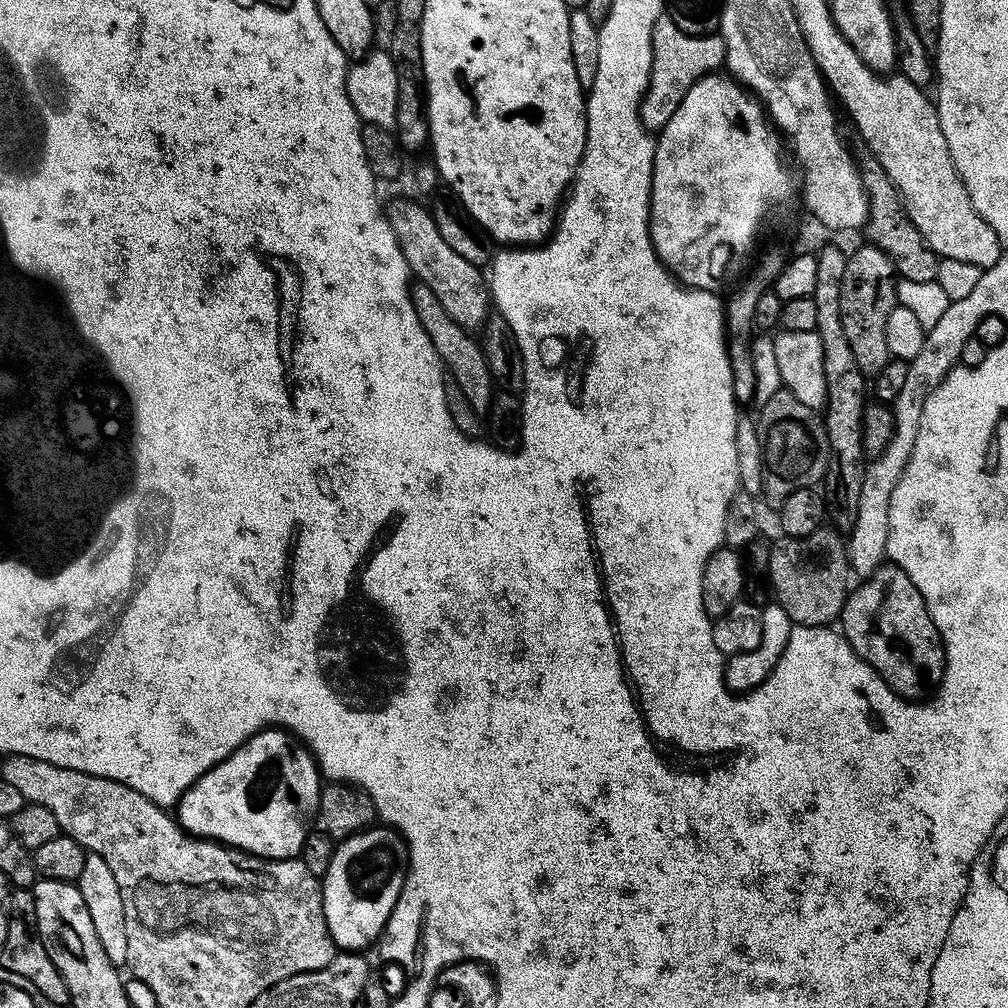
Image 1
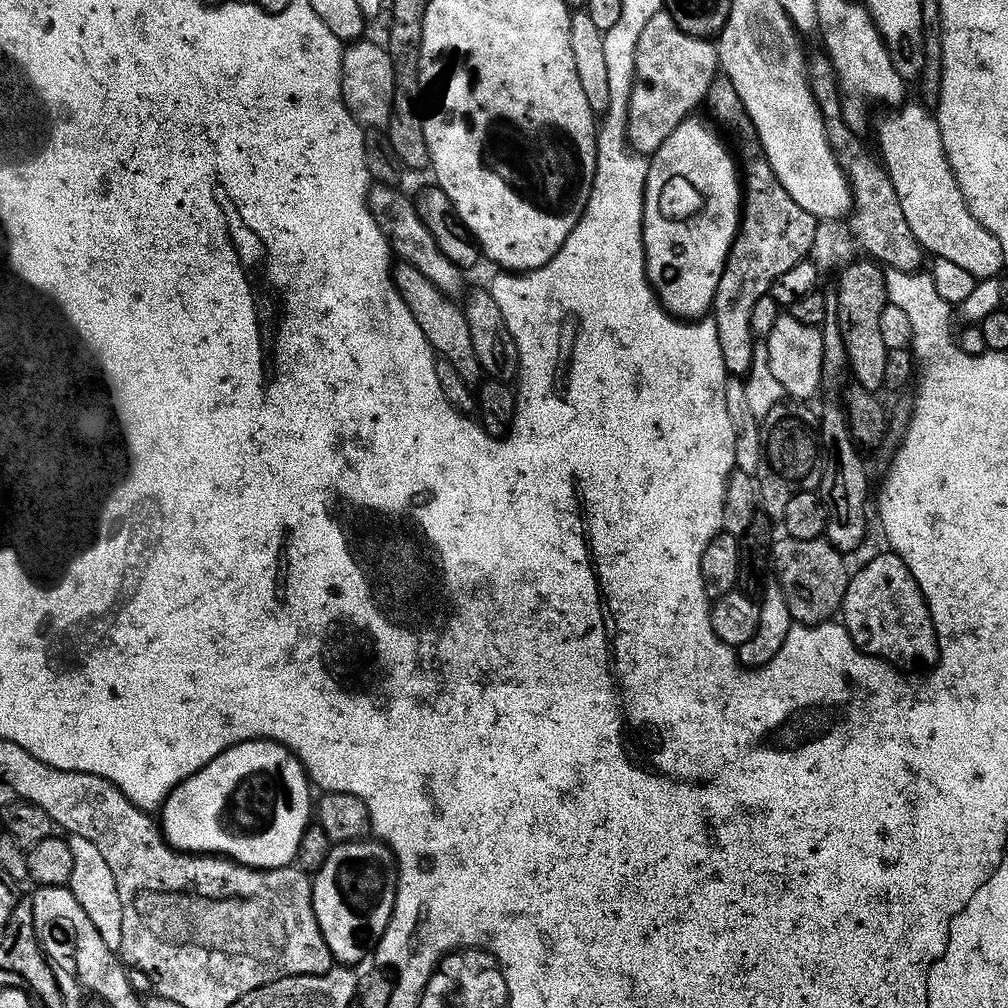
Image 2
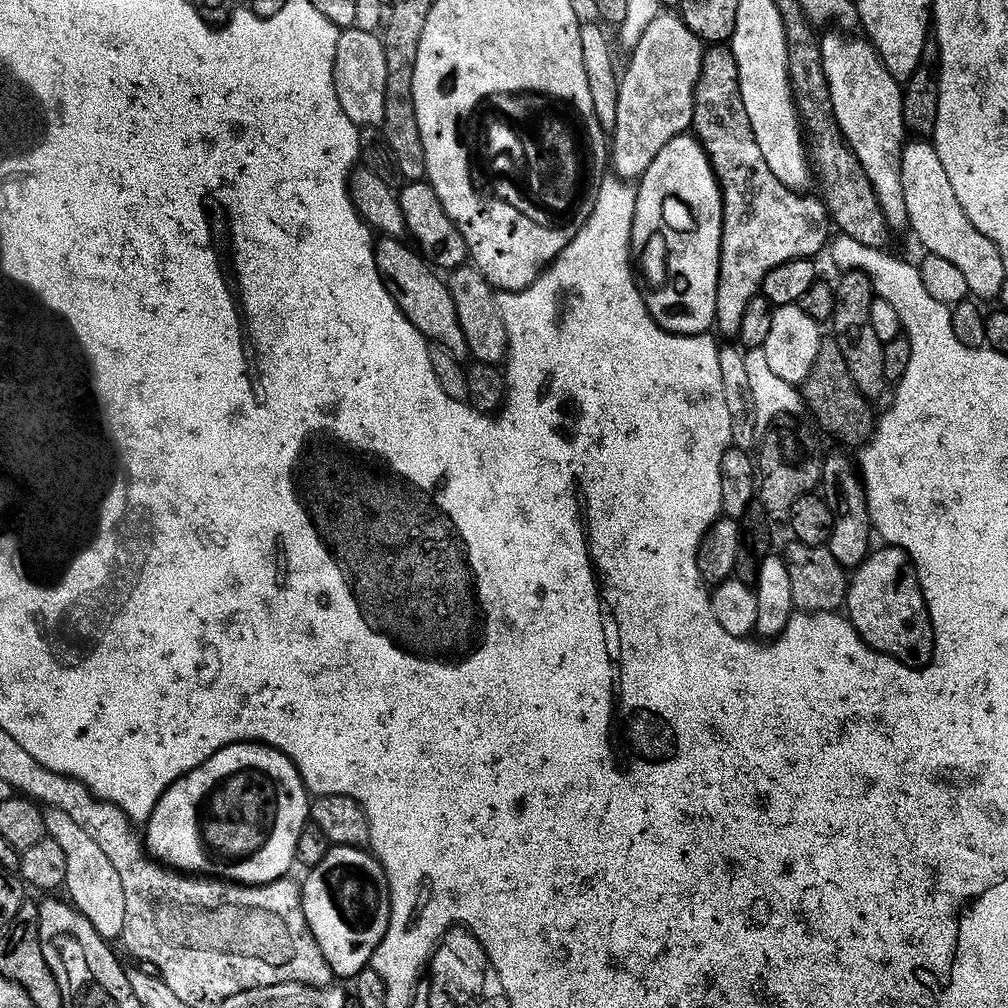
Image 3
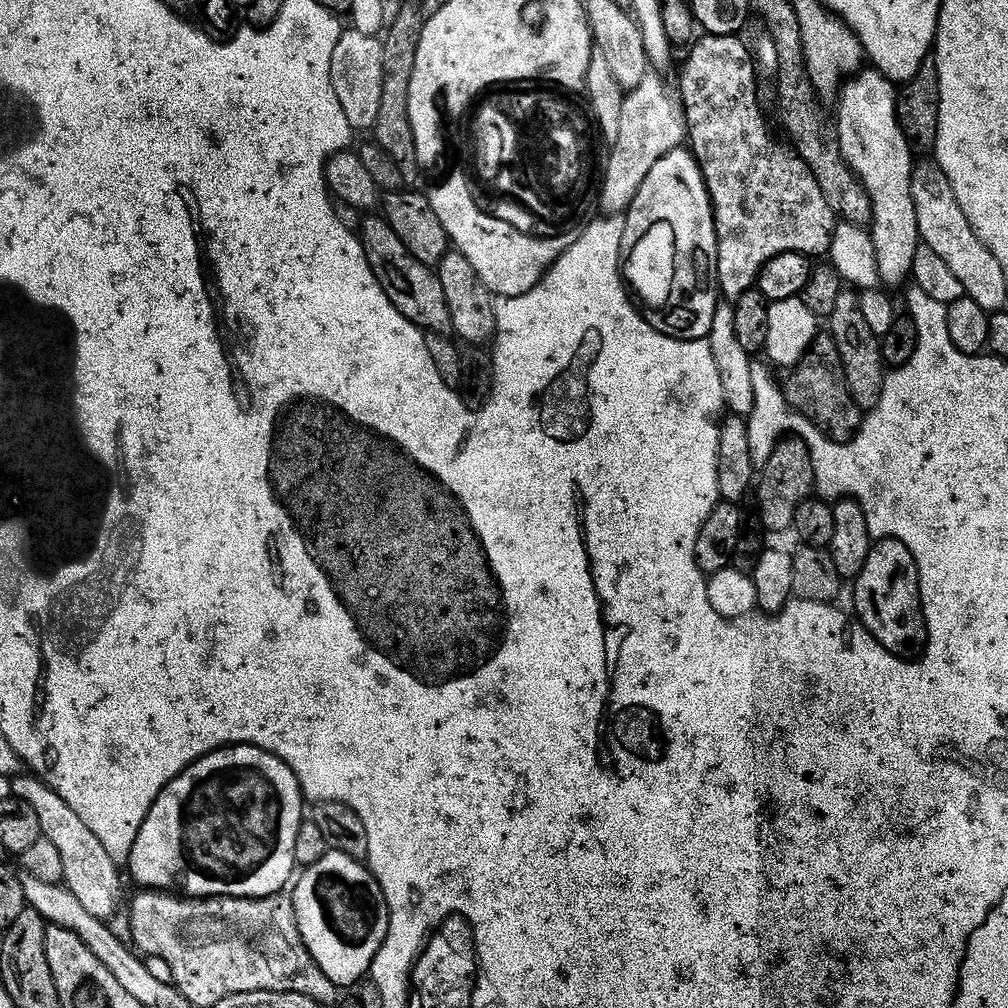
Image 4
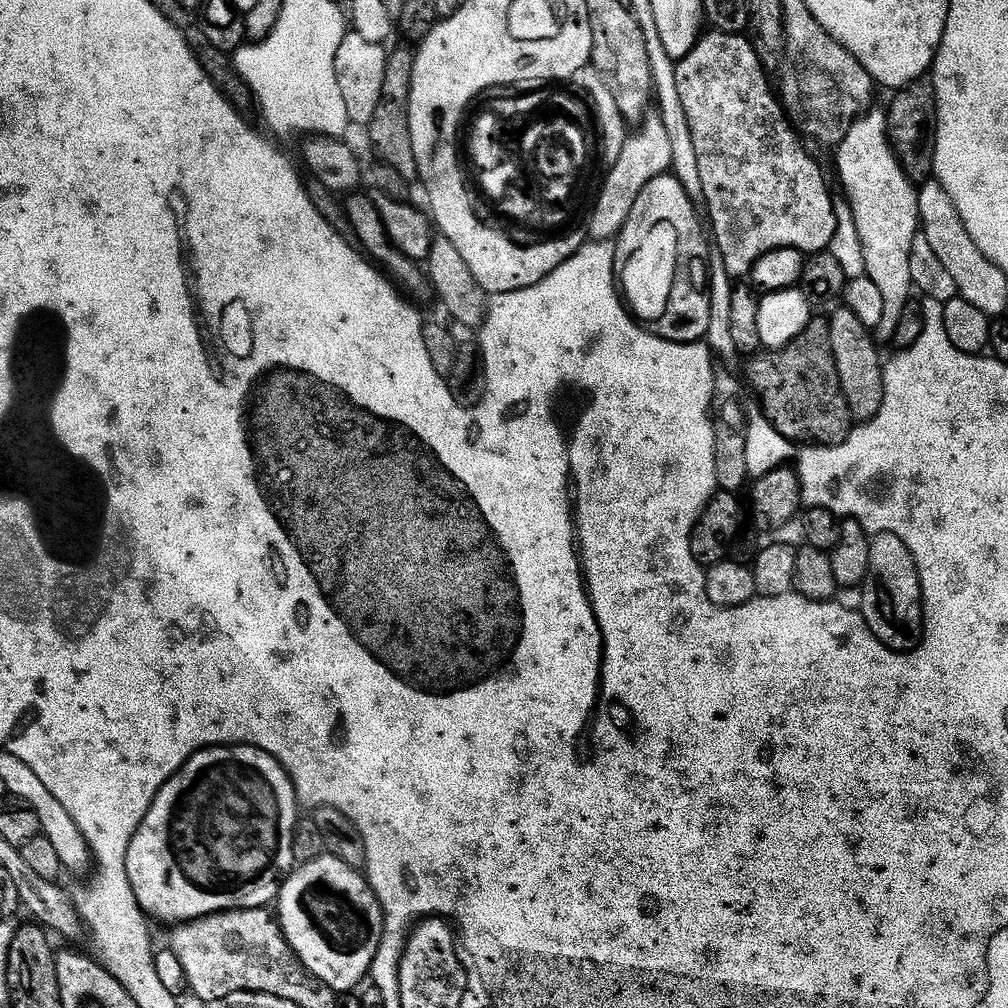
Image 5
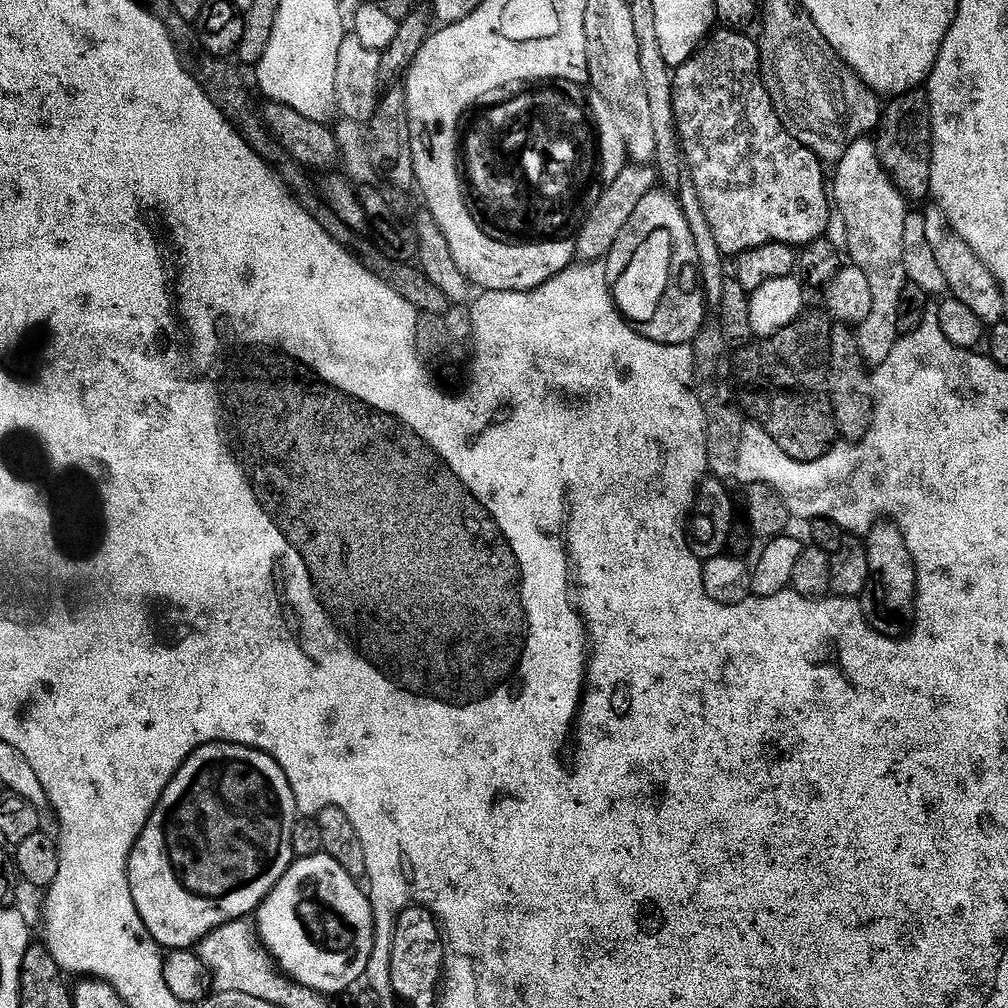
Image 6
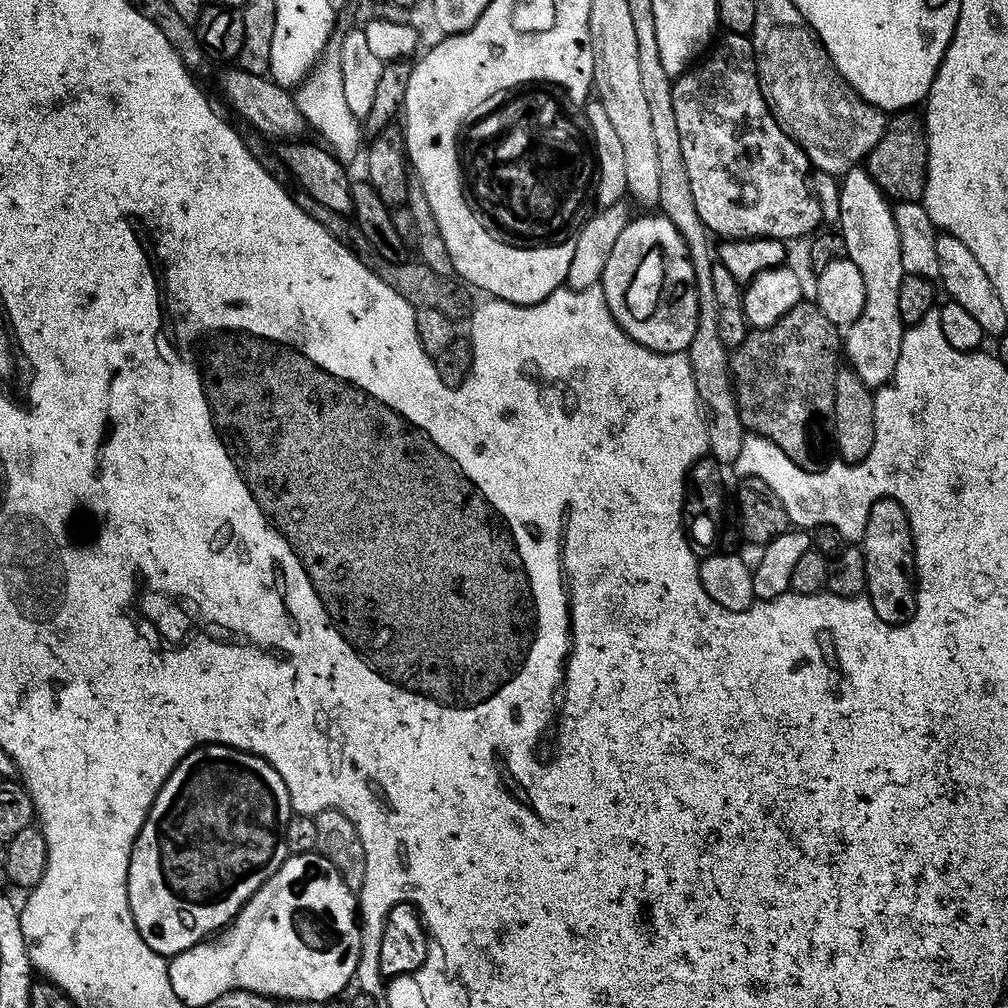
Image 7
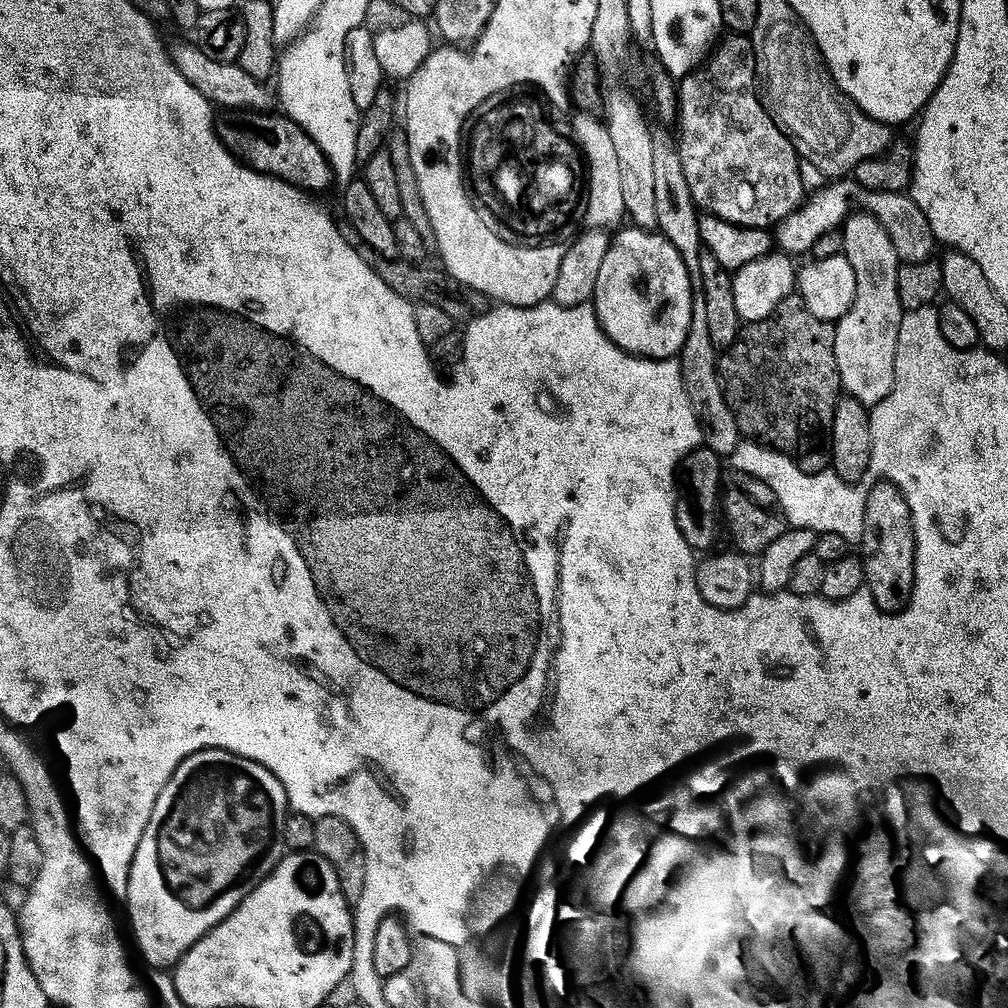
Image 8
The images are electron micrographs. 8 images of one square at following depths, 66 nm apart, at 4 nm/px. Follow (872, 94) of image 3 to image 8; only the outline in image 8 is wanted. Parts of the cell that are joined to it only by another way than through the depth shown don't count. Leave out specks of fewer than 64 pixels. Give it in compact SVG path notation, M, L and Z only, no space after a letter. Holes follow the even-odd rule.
M853 211L842 225L843 232L842 254L854 266L856 289L850 310L835 321L834 358L838 362L841 389L860 404L871 406L882 402L894 386L898 326L906 315L898 298L898 270L902 265L896 257L894 242L890 242L890 234L867 212Z

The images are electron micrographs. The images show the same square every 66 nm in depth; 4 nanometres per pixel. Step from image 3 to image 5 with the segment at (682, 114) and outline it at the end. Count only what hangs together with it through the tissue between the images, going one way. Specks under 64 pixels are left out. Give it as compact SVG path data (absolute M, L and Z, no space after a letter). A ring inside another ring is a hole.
M648 114L639 121L636 133L625 135L622 150L618 150L618 158L607 165L600 182L600 193L592 207L592 213L586 221L587 235L593 240L611 241L619 232L630 214L630 206L634 206L634 198L638 198L638 190L650 182L650 178L663 176L671 169L670 137L666 134L666 126L662 126L659 115Z

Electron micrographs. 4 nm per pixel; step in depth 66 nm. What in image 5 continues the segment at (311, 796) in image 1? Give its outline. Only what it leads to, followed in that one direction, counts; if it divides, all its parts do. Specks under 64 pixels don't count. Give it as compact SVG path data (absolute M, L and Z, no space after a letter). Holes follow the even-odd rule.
M217 744L210 748L200 748L180 769L158 790L158 794L150 802L138 830L130 838L130 846L126 846L126 878L130 878L130 890L134 890L134 898L145 916L156 920L172 920L183 922L197 920L200 916L213 916L215 912L223 912L230 908L262 908L271 905L280 891L280 882L292 871L292 831L298 819L298 801L296 791L292 789L291 778L284 773L278 761L270 753L256 748L252 744Z

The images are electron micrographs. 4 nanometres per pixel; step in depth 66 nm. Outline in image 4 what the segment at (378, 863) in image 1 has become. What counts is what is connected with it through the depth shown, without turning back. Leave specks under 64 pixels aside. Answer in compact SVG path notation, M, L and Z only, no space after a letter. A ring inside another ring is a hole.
M335 850L322 854L318 862L307 865L301 872L304 873L301 876L299 873L295 877L291 885L292 892L290 891L298 934L306 950L310 950L314 962L322 970L322 974L330 978L330 982L334 982L337 986L352 983L355 985L361 979L359 976L363 972L365 975L371 969L374 954L386 938L388 907L382 890L364 860L355 860L350 858L350 854L342 854Z

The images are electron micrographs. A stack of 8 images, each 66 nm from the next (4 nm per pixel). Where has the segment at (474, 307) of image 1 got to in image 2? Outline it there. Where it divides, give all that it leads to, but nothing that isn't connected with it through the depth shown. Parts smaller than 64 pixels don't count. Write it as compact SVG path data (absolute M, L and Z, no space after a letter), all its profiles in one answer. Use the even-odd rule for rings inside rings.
M373 183L369 187L368 208L372 211L374 222L378 222L393 253L403 263L414 266L414 270L419 270L426 278L430 278L430 282L434 282L434 286L438 286L438 290L442 290L453 298L459 297L459 292L465 291L465 269L457 266L450 258L446 258L446 254L442 254L442 250L438 250L438 242L434 242L434 234L430 234L430 230L426 230L426 222L422 222L422 218L418 218L413 197L399 192L400 190L399 187L390 184Z

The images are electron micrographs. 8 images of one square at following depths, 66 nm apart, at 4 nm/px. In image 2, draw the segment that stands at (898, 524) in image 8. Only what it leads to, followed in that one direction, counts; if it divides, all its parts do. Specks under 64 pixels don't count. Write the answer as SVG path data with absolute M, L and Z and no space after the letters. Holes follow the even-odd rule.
M868 564L857 572L855 569L846 586L842 623L865 656L877 656L908 674L923 673L936 667L940 647L932 609L924 600L913 569L904 564Z

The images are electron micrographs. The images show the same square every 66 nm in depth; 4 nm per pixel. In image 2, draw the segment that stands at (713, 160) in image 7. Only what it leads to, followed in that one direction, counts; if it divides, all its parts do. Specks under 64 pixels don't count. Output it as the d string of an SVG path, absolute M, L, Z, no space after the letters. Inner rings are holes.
M720 74L708 88L706 105L712 116L720 124L725 124L736 135L736 144L740 147L739 159L742 162L742 207L740 209L739 231L733 238L726 258L722 278L714 290L710 319L718 330L718 346L722 346L724 371L731 377L744 378L751 368L752 344L754 337L750 330L750 309L758 298L769 295L774 278L790 270L794 262L805 259L814 242L815 228L818 223L778 182L774 170L760 150L760 141L752 129L750 118L728 81Z

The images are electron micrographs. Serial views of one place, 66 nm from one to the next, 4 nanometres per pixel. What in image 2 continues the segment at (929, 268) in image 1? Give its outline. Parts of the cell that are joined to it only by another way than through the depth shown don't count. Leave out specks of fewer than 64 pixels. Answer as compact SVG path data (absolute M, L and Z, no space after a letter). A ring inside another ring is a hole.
M809 55L808 85L814 94L814 102L824 119L826 138L830 142L830 150L838 162L838 166L846 174L848 185L852 191L852 211L846 221L850 234L855 240L855 247L865 257L871 258L885 269L893 268L903 272L915 272L926 259L924 248L914 238L914 230L906 222L906 214L902 214L902 206L898 202L898 194L894 190L894 182L890 182L888 171L878 159L877 153L872 152L859 140L857 129L853 128L846 119L845 109L840 109L842 94L836 82L836 72L827 55Z

